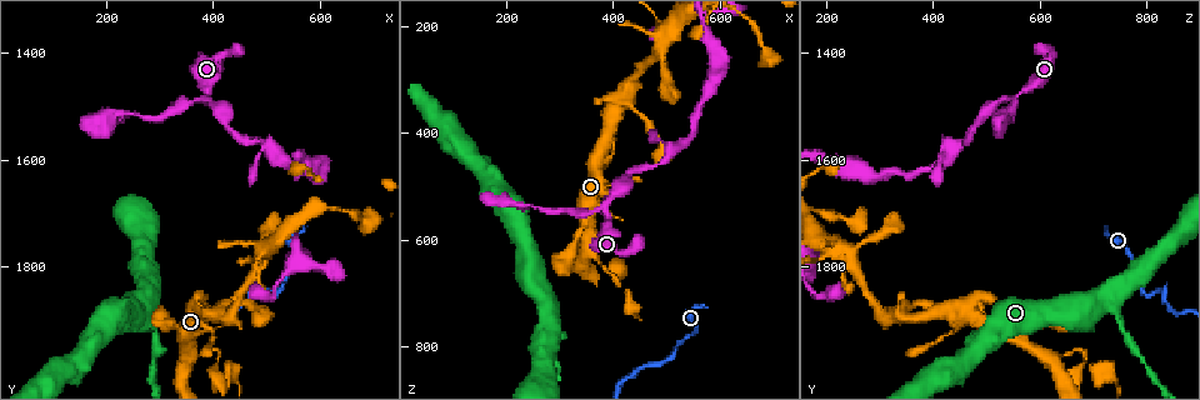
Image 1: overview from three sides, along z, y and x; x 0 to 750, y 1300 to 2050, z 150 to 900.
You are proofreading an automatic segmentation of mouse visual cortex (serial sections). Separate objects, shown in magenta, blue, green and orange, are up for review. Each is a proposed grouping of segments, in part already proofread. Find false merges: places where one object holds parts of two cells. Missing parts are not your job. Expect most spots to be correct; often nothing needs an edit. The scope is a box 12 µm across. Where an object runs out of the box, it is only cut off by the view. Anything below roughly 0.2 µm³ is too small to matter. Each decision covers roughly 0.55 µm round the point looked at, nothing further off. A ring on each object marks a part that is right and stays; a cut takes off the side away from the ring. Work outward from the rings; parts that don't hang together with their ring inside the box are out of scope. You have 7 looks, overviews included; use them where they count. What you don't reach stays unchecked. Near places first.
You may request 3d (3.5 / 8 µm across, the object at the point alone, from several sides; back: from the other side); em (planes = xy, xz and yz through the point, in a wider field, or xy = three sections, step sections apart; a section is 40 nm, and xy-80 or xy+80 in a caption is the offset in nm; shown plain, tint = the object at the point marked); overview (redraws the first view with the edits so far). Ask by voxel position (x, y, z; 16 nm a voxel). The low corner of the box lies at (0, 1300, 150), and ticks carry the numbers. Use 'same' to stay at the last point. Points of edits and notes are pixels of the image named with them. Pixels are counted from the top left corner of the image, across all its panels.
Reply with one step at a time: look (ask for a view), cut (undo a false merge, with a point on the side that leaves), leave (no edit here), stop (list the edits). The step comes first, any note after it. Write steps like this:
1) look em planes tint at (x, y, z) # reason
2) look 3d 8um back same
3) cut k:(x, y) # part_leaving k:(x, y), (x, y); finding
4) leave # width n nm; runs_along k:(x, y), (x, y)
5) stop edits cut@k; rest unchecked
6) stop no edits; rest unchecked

look 3d 3.5um at (290, 1905, 760) # thin neck

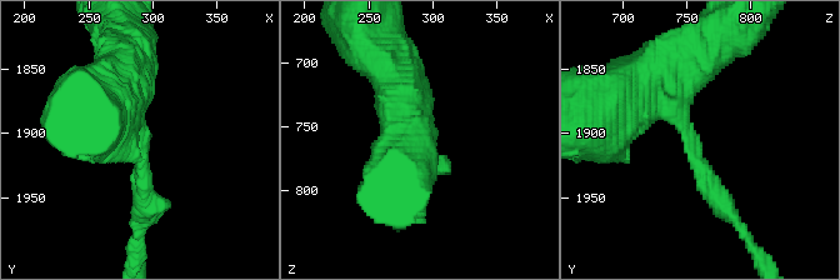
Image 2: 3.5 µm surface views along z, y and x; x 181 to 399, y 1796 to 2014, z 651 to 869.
look em xy step 5 tint at (292, 1910, 756) # arm_widths 300, 500 nm; need the tissue

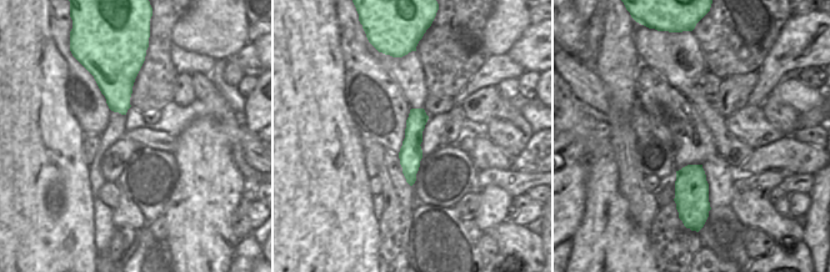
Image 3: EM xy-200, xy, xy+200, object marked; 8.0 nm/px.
look em xy step 2 tint same

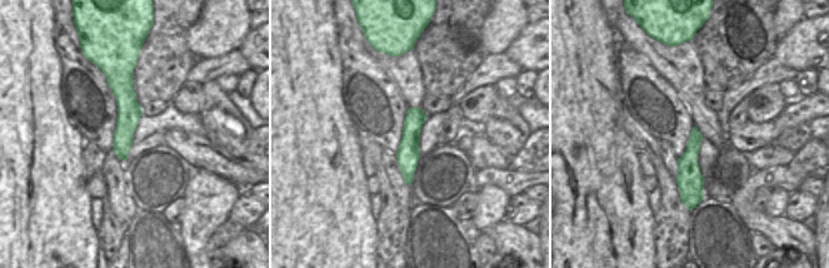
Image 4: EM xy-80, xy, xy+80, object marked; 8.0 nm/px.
leave # runs_along 2:(640, 81), (679, 108), (736, 224); one cell here

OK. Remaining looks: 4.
look 3d 3.5um at (485, 1770, 240) # arms part here

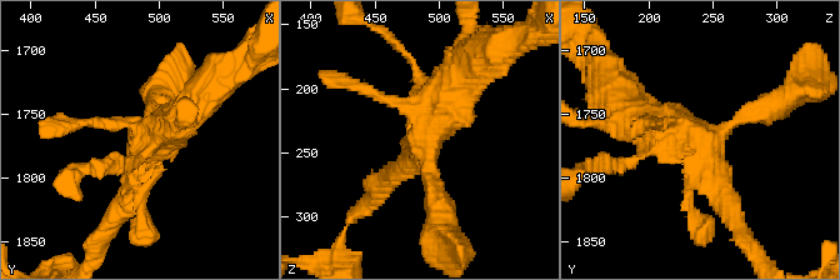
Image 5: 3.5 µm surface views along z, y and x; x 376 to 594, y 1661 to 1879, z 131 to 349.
look em xy step 2 tint at (488, 1772, 240)

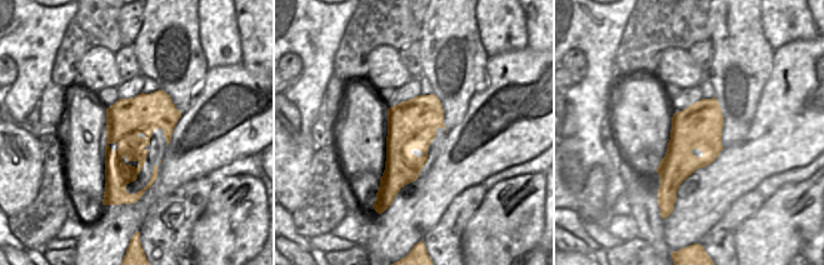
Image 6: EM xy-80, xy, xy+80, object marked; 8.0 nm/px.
leave # runs_along 5:(730, 211), (689, 124), (638, 124); all the same cell

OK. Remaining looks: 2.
look 3d 3.5um at (385, 1490, 540) # arms part here

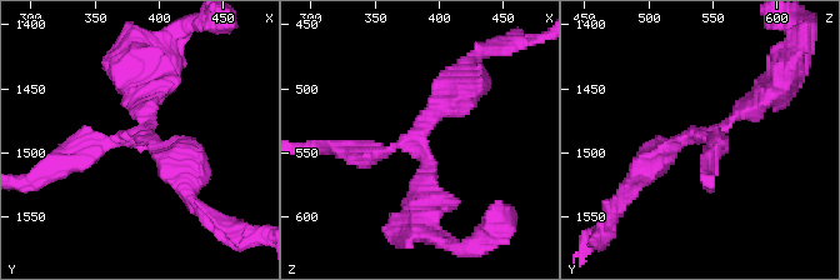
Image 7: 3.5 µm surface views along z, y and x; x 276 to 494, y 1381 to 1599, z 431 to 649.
look em planes tint at (384, 1490, 542)

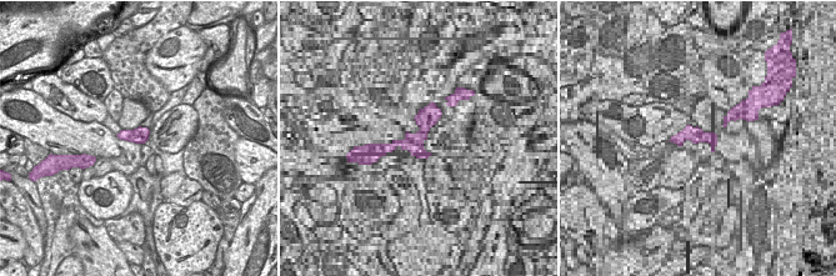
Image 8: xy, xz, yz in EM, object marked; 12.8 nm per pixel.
leave # arm_widths 250, 250, 350 nm; one cell here

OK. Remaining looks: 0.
stop no edits; rest unchecked

